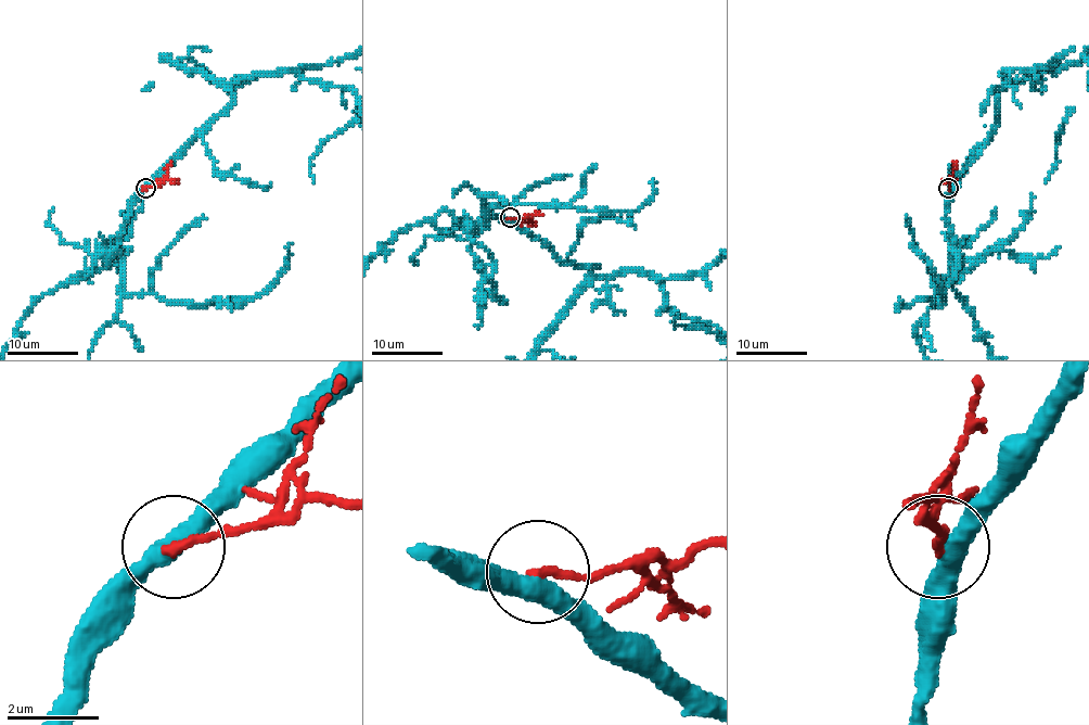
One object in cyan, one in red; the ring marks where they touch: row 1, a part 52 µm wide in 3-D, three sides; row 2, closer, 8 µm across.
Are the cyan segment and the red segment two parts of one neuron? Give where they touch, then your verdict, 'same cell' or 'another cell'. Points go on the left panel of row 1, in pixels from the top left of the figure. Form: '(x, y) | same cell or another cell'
(145, 188) | same cell

